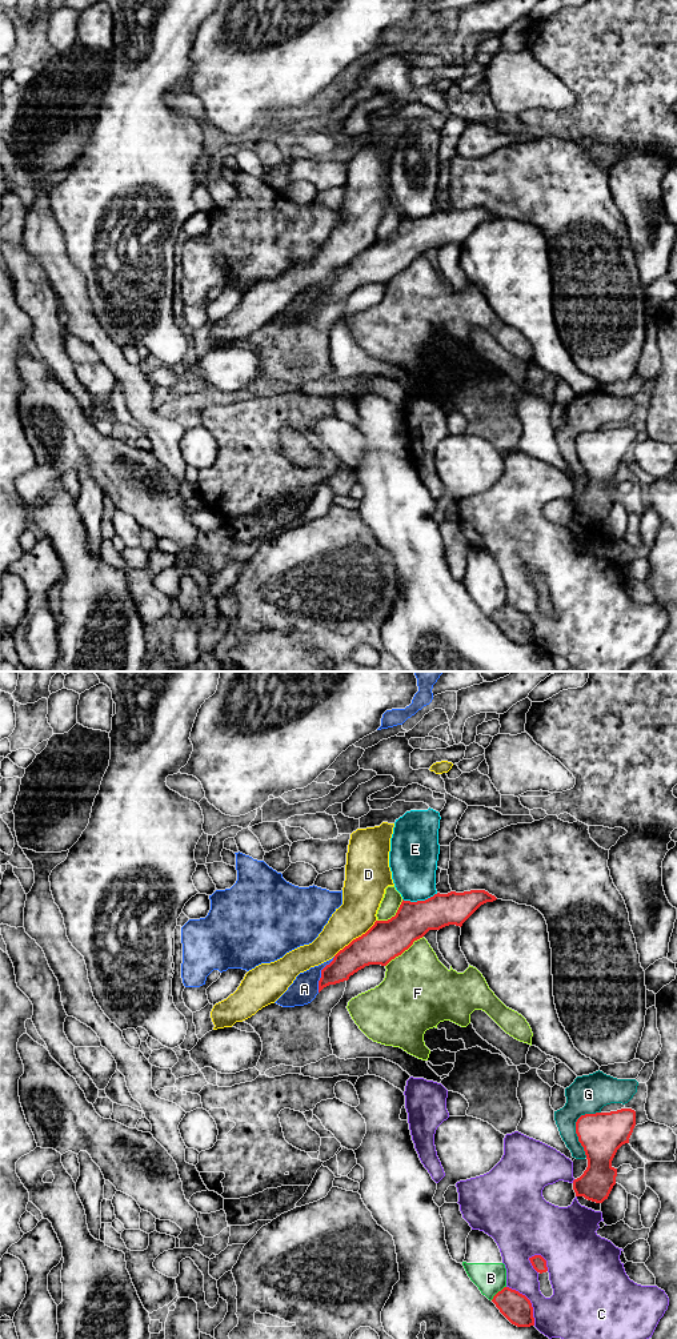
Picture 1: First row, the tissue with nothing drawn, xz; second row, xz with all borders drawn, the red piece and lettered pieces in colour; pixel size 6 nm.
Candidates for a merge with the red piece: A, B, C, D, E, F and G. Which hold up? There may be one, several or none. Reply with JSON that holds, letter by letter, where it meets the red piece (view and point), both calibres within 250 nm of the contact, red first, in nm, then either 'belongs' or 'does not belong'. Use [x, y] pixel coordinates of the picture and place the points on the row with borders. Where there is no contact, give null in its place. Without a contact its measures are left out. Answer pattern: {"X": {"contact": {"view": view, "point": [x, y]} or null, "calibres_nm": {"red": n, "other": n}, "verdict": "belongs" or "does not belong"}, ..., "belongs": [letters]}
{"A": {"contact": {"view": "xz", "point": [321, 974]}, "calibres_nm": {"red": 170, "other": 160}, "verdict": "does not belong"}, "B": {"contact": {"view": "xz", "point": [497, 1293]}, "calibres_nm": {"red": 180, "other": 190}, "verdict": "does not belong"}, "C": {"contact": {"view": "xz", "point": [529, 1302]}, "calibres_nm": {"red": 180, "other": 300}, "verdict": "does not belong"}, "D": {"contact": {"view": "xz", "point": [356, 938]}, "calibres_nm": {"red": 240, "other": 240}, "verdict": "does not belong"}, "E": {"contact": {"view": "xz", "point": [420, 901]}, "calibres_nm": {"red": 220, "other": 280}, "verdict": "does not belong"}, "F": {"contact": {"view": "xz", "point": [404, 950]}, "calibres_nm": {"red": 240, "other": 420}, "verdict": "does not belong"}, "G": {"contact": {"view": "xz", "point": [576, 1127]}, "calibres_nm": {"red": 260, "other": 240}, "verdict": "does not belong"}, "belongs": []}

